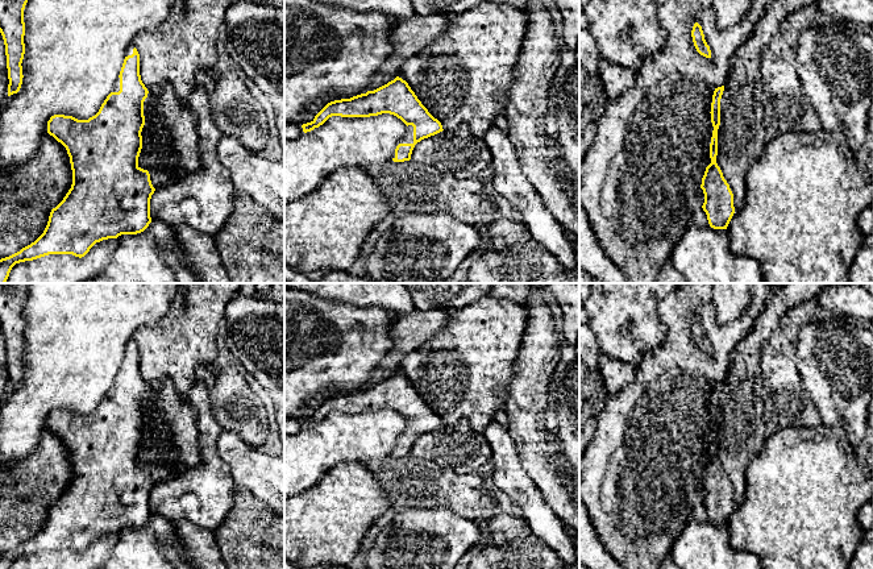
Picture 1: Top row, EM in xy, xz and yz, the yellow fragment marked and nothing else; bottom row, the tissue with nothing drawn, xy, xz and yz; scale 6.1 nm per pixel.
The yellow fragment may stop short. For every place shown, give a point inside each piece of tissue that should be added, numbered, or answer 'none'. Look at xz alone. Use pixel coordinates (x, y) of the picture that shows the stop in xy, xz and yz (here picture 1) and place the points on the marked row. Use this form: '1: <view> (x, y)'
1: xz (408, 137)

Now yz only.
none

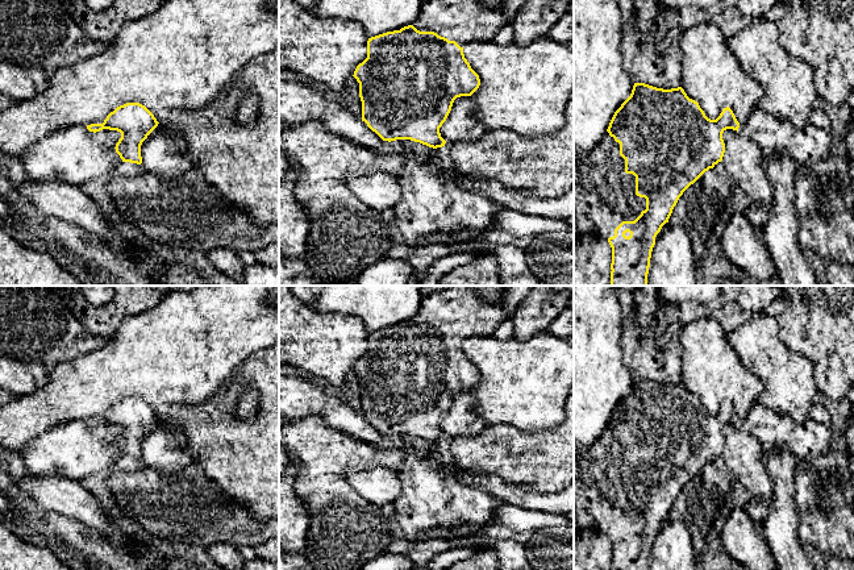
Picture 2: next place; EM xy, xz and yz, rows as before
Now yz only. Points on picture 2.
1: yz (808, 145)
2: yz (603, 191)

